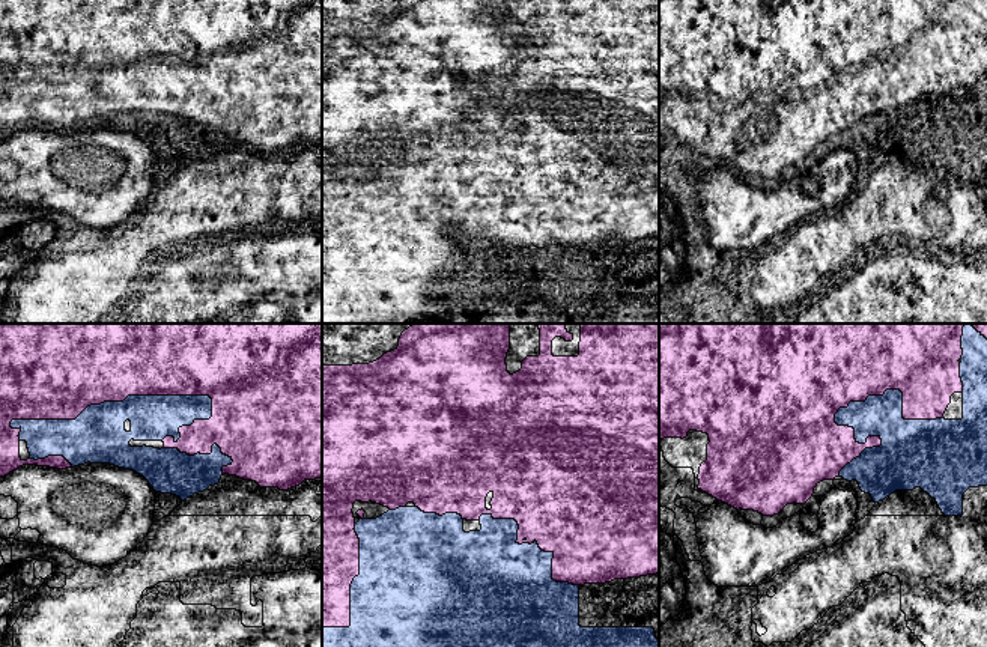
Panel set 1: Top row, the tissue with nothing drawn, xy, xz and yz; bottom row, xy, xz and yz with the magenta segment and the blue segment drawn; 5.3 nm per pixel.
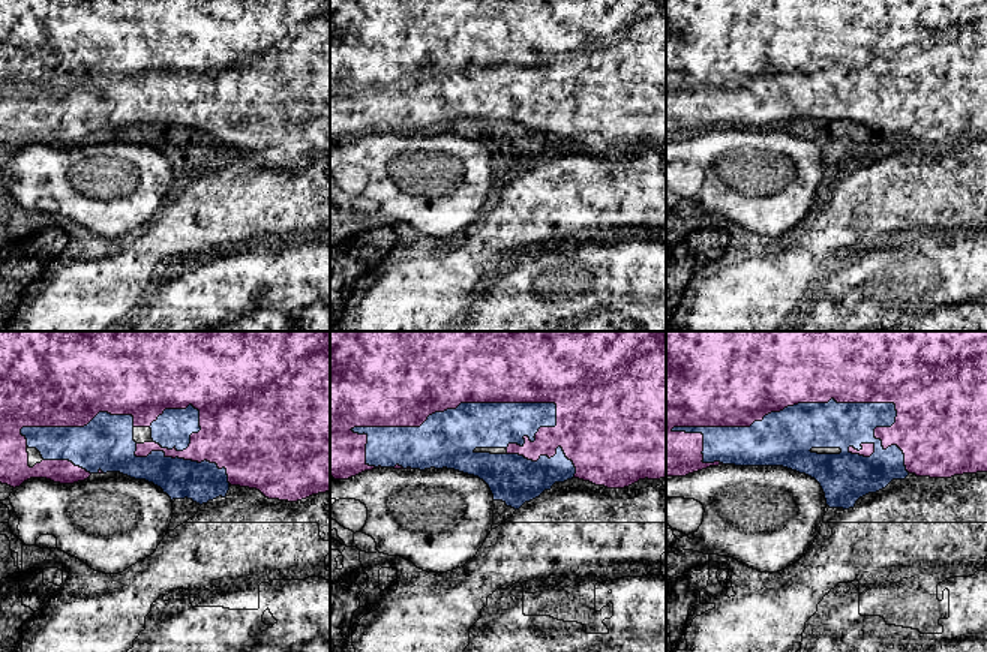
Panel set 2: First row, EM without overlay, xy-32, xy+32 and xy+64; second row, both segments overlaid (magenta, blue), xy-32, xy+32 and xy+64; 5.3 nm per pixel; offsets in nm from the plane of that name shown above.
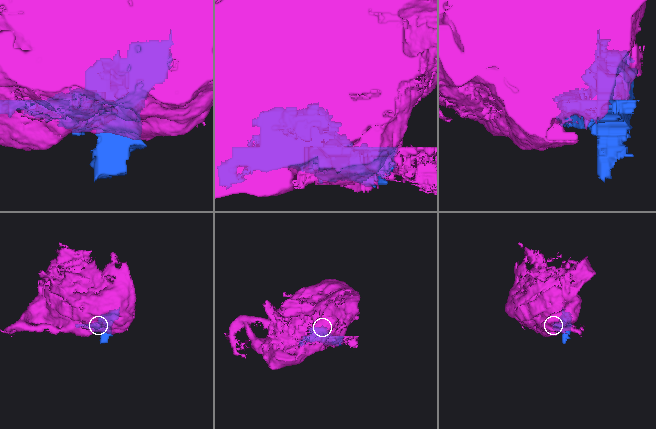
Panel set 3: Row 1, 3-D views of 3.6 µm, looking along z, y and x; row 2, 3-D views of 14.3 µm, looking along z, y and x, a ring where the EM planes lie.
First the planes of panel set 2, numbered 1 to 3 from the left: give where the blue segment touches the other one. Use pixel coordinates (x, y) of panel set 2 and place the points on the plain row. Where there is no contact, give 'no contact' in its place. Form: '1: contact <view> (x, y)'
1: contact xy-32 (182, 122)
2: contact xy+32 (453, 72)
3: contact xy+64 (830, 63)

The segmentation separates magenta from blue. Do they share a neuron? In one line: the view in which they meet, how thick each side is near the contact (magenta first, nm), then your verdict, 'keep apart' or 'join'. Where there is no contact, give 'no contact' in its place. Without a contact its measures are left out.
meets magenta in xy; 500 nm thick on the magenta side, 300 nm on the other; join

